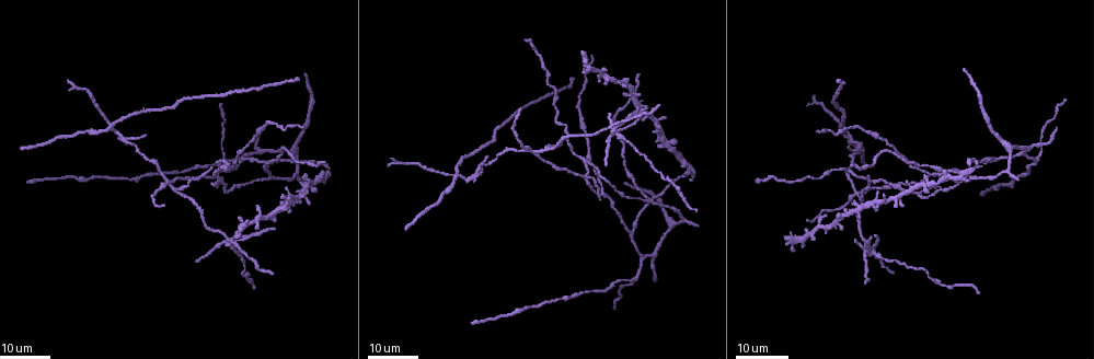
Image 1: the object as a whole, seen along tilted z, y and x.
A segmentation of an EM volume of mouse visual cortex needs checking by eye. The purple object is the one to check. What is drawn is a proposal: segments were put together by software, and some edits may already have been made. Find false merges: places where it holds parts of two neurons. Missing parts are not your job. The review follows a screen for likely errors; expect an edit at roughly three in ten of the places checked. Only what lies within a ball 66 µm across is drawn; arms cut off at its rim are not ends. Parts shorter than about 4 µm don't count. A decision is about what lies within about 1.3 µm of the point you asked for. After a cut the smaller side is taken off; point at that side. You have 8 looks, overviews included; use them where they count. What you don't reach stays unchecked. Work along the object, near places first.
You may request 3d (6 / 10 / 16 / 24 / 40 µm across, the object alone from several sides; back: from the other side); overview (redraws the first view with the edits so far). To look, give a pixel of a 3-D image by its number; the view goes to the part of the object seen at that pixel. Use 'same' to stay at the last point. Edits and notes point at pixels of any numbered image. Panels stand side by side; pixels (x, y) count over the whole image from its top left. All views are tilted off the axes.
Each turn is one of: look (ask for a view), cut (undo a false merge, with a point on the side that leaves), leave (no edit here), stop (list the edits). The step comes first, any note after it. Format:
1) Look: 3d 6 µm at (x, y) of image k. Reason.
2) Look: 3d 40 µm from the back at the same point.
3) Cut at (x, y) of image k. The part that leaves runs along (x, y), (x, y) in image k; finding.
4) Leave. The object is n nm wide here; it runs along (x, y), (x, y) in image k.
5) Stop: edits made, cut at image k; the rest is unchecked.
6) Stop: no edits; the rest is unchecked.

Look: 3d 24 µm at (898, 186) of image 1. Branch point.

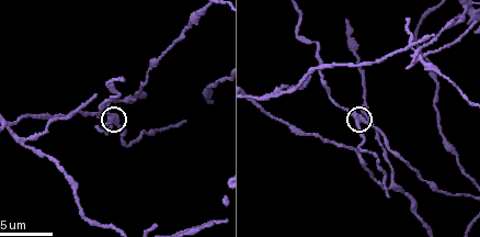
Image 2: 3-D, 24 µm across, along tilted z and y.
Look: 3d 6 µm at (355, 121) of image 2. Zoom in.

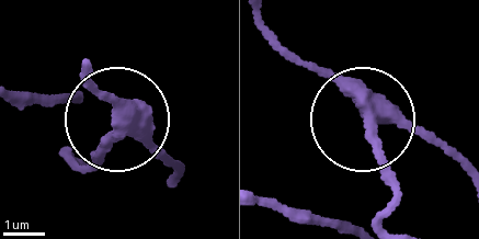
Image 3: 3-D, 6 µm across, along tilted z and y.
Look: 3d 6 µm from the back at (119, 129) of image 3.

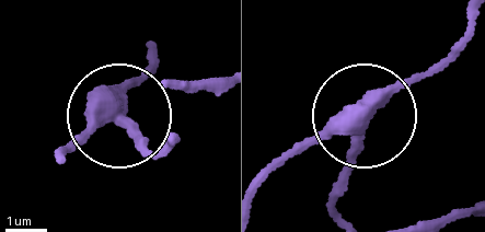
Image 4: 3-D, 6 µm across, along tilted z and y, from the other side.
Cut at (143, 142) of image 4. The object is 430 nm wide here; a second neuron is stuck on.

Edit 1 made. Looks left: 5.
Look: 3d 6 µm at (392, 184) of image 2. Branch point.

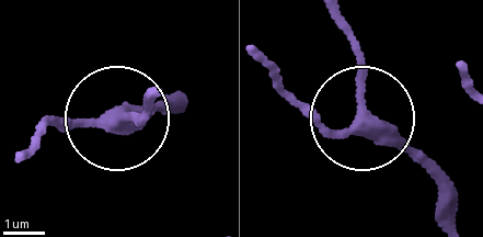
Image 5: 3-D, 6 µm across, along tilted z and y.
Look: 3d 6 µm from the back at (115, 120) of image 5.

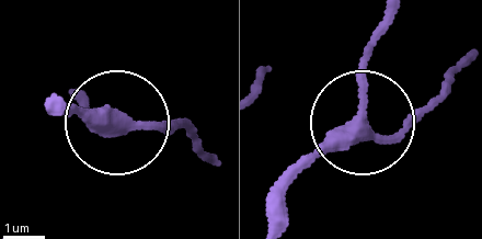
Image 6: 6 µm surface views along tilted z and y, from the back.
Leave. It runs along (273, 217), (310, 163), (354, 141), (364, 56), (380, 25) in image 6; continuous, no second neuron.

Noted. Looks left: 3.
Look: 3d 16 µm at (655, 256) of image 1. Three arms meet.

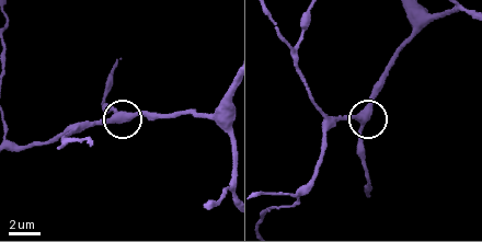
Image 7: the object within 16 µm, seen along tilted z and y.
Look: 3d 10 µm at (361, 122) of image 7.

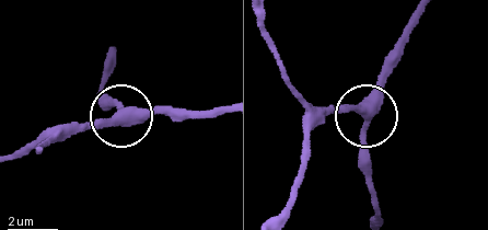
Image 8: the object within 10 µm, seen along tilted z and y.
Leave. It runs along (262, 30), (303, 100), (321, 108), (364, 113), (366, 172) in image 8; all the same neuron.

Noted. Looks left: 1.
Look: 3d 10 µm at (6, 128) of image 2. Four-way junction.

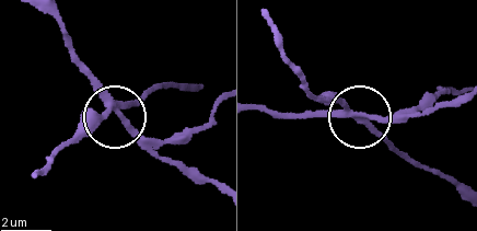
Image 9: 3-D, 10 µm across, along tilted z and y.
Cut at (90, 74) of image 9. 4 arms meet here; a second neuron is stuck on.

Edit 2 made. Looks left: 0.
Stop: edits made, cut at image 4, cut at image 9; the rest is unchecked.

